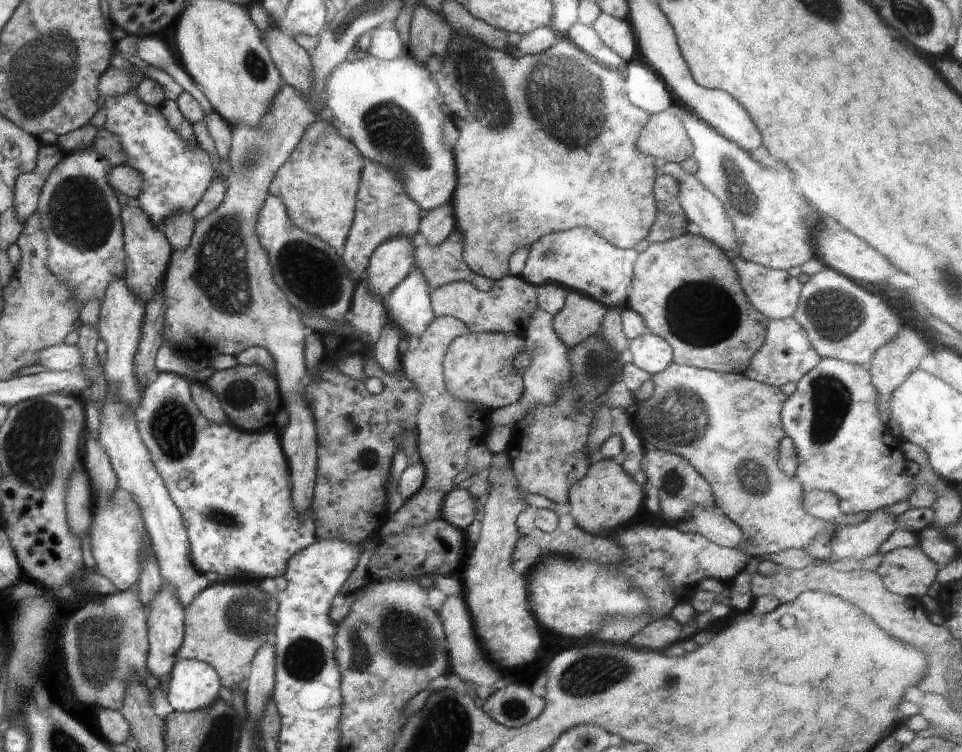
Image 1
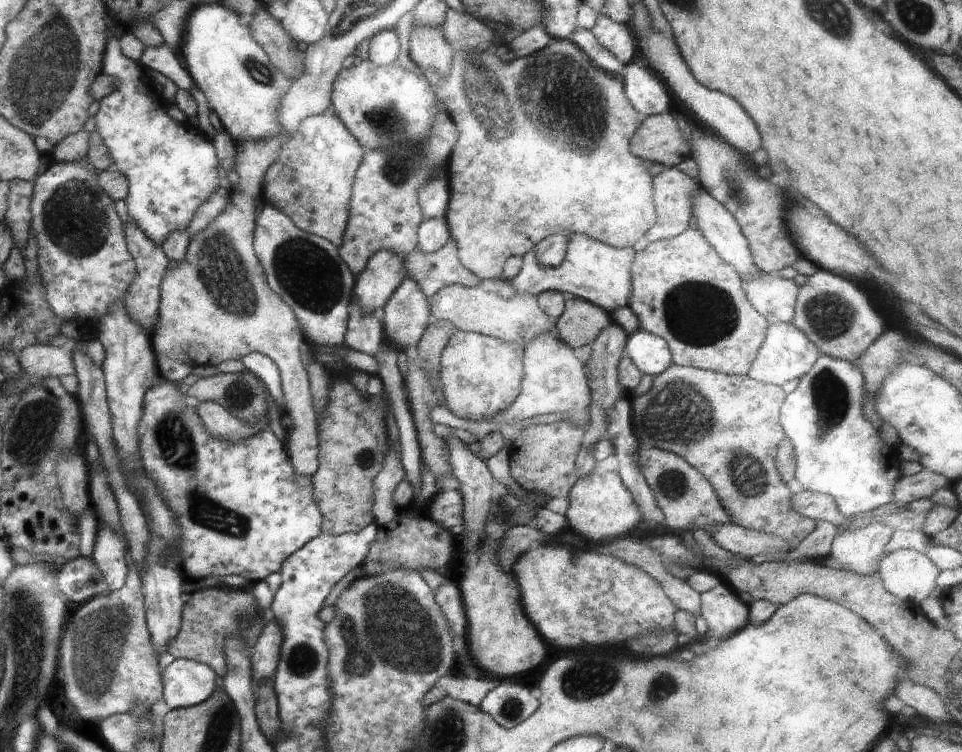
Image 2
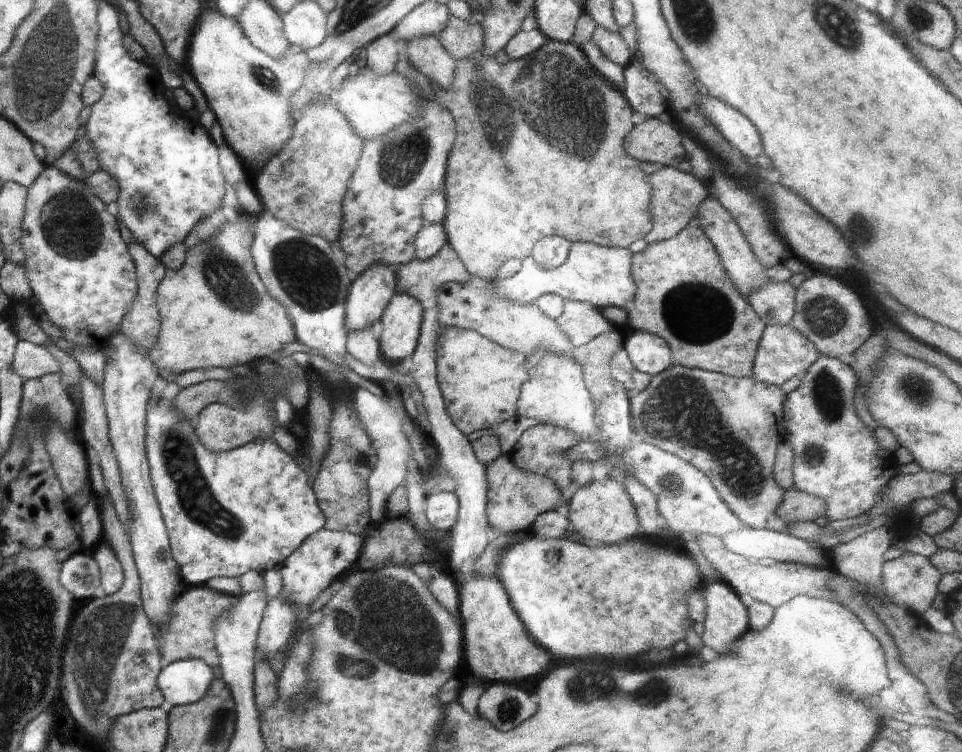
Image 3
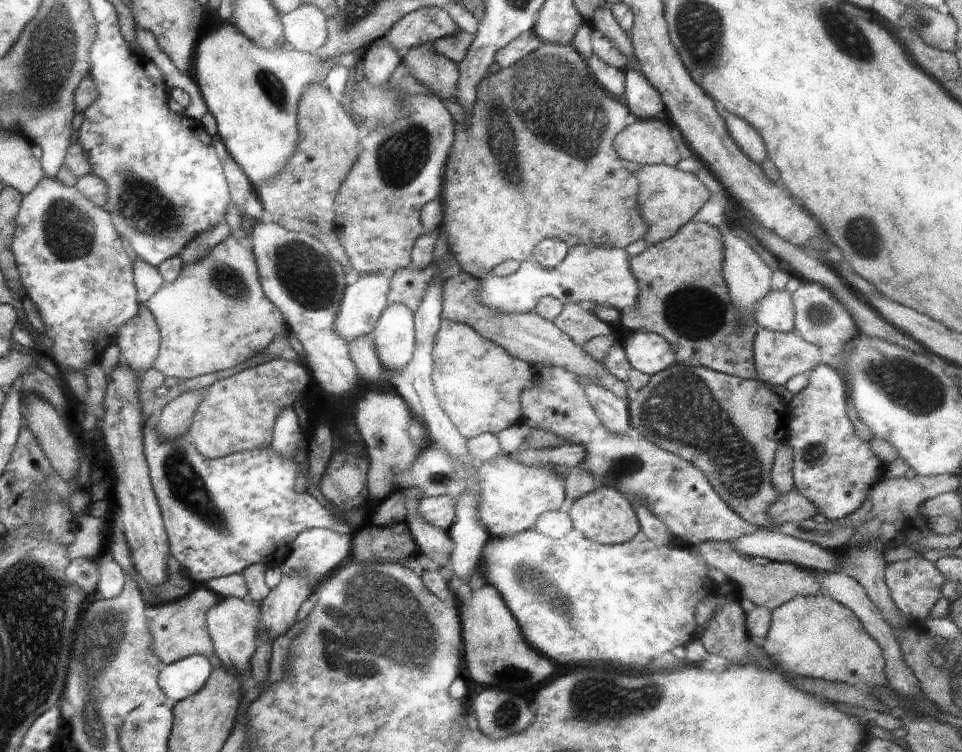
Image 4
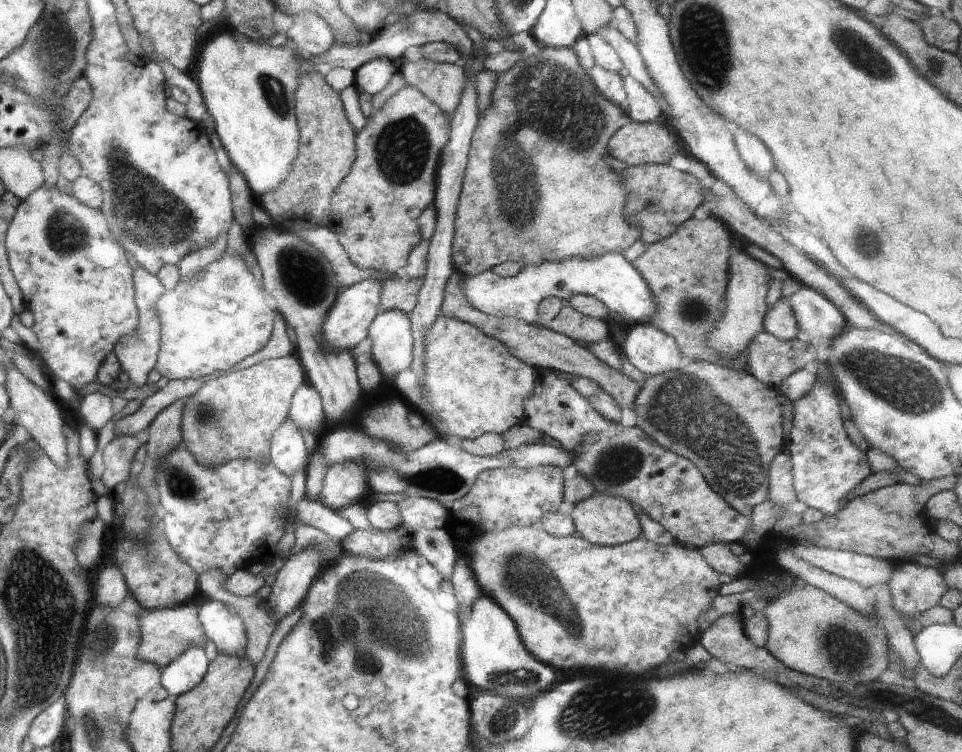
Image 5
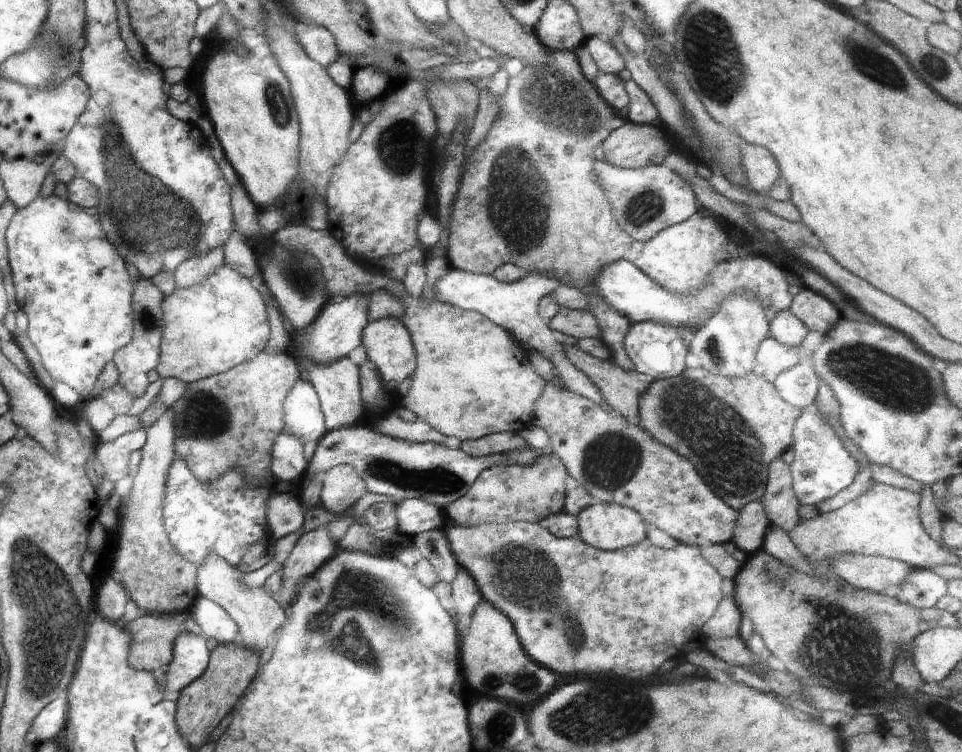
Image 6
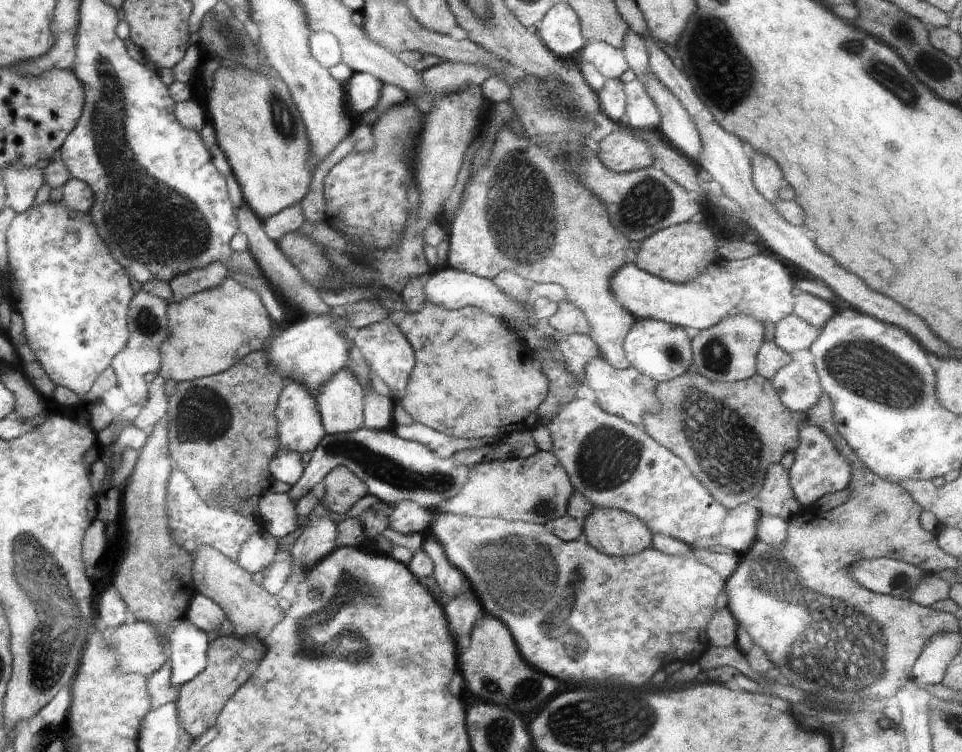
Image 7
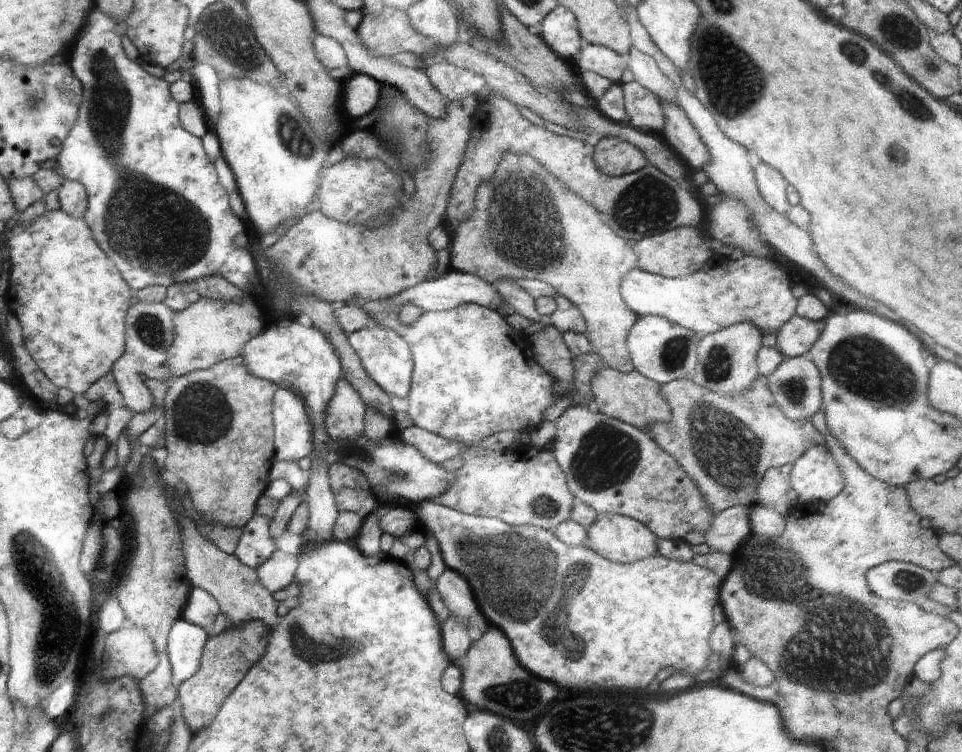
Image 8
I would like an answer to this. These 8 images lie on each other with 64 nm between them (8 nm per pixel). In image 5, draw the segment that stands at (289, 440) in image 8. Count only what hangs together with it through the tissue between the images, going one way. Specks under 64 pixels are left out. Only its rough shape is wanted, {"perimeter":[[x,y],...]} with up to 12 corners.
{"perimeter":[[300,386],[290,418],[298,428],[320,432],[325,420],[318,392]]}

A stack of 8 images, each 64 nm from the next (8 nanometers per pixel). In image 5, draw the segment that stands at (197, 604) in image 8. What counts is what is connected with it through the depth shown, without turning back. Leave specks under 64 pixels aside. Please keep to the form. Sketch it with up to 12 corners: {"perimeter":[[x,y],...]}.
{"perimeter":[[206,600],[198,610],[206,636],[218,651],[242,656],[241,615]]}

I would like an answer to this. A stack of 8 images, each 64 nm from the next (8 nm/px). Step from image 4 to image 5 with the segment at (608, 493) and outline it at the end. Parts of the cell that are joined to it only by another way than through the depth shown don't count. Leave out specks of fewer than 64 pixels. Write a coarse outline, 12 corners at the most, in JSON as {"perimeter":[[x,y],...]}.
{"perimeter":[[600,494],[574,508],[578,534],[596,546],[642,534],[634,507]]}

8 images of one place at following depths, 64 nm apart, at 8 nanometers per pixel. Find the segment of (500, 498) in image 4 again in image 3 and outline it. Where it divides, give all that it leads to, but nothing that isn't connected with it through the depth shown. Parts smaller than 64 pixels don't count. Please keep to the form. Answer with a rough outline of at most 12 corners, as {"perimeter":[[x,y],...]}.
{"perimeter":[[488,466],[488,522],[526,530],[562,502],[544,474]]}

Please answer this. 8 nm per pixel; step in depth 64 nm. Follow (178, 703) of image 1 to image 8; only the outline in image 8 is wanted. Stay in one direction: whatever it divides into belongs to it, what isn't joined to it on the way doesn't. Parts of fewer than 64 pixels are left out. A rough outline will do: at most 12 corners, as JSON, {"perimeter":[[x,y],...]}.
{"perimeter":[[184,620],[172,624],[168,650],[174,678],[198,670],[208,634]]}

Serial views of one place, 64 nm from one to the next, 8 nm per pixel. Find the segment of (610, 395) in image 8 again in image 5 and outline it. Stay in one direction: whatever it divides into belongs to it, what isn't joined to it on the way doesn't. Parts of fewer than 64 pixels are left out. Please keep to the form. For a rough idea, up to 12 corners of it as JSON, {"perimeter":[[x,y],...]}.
{"perimeter":[[460,274],[446,284],[442,313],[502,340],[530,366],[588,374],[624,410],[640,380],[594,358],[544,324],[501,320],[469,306]]}

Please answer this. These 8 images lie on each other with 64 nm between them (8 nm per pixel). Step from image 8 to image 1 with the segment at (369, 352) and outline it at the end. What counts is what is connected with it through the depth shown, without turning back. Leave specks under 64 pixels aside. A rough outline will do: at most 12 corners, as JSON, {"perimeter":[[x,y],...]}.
{"perimeter":[[418,270],[384,298],[390,322],[422,336],[434,320]]}

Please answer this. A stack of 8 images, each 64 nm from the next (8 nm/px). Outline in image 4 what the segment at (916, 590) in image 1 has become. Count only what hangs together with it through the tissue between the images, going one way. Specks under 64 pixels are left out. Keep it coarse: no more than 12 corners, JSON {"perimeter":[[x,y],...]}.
{"perimeter":[[926,560],[888,564],[885,580],[901,616],[919,624],[944,576]]}

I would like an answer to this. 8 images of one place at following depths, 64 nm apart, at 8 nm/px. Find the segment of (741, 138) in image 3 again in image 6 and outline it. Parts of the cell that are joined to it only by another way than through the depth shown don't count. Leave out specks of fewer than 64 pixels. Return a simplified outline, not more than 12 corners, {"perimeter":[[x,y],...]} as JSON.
{"perimeter":[[742,144],[750,186],[766,196],[780,168],[764,148]]}

